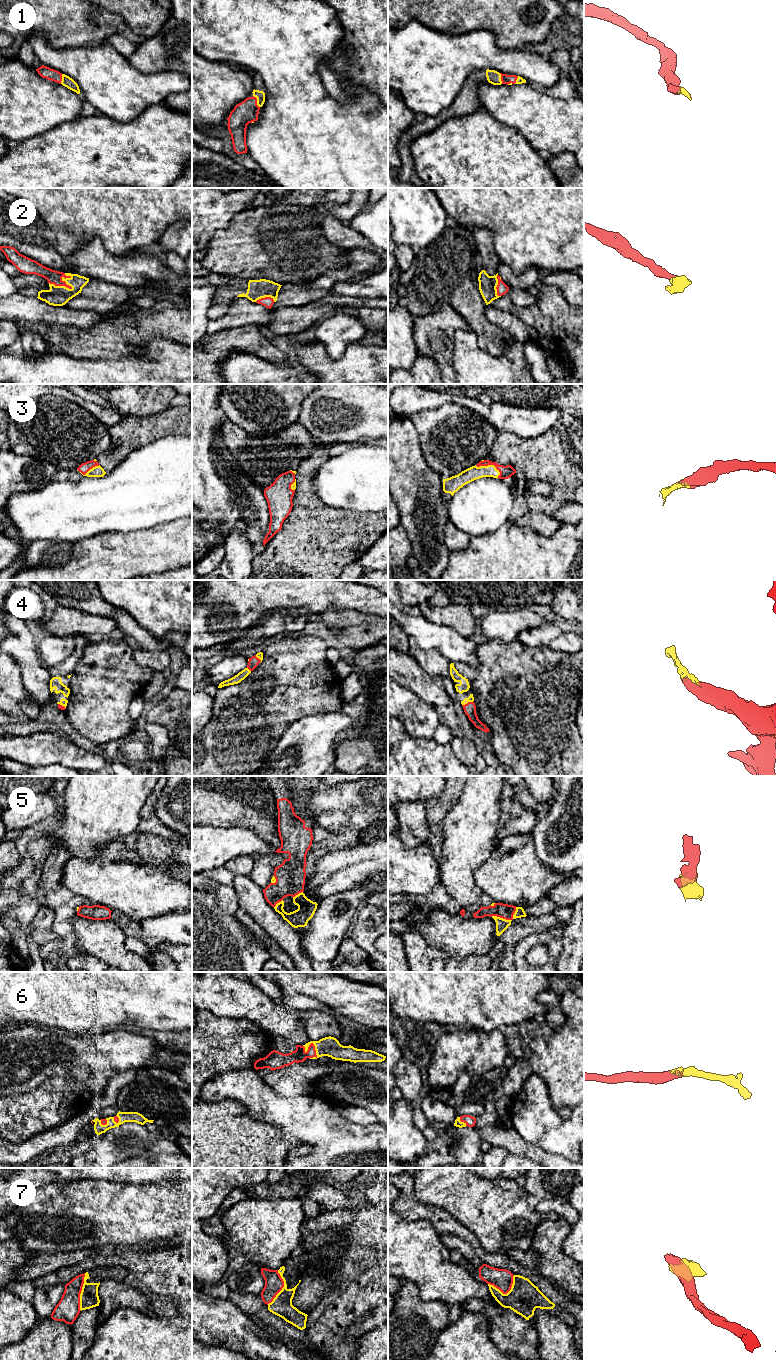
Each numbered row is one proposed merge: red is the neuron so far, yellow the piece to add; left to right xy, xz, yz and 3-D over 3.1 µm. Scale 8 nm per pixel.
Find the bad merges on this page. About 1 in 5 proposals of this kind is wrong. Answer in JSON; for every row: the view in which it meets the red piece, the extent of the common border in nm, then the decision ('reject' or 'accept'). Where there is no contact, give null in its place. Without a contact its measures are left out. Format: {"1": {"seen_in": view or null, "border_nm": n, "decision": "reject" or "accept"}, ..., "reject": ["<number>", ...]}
{"1": {"seen_in": "xz", "border_nm": 120, "decision": "accept"}, "2": {"seen_in": "xy", "border_nm": 200, "decision": "accept"}, "3": {"seen_in": "yz", "border_nm": 220, "decision": "accept"}, "4": {"seen_in": "yz", "border_nm": 90, "decision": "accept"}, "5": {"seen_in": "yz", "border_nm": 220, "decision": "accept"}, "6": {"seen_in": "xz", "border_nm": 160, "decision": "accept"}, "7": {"seen_in": "xy", "border_nm": 300, "decision": "reject"}, "reject": ["7"]}

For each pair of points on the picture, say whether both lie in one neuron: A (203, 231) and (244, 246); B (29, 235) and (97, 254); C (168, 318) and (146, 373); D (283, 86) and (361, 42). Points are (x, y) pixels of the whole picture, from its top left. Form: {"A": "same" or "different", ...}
{"A": "different", "B": "same", "C": "different", "D": "different"}

